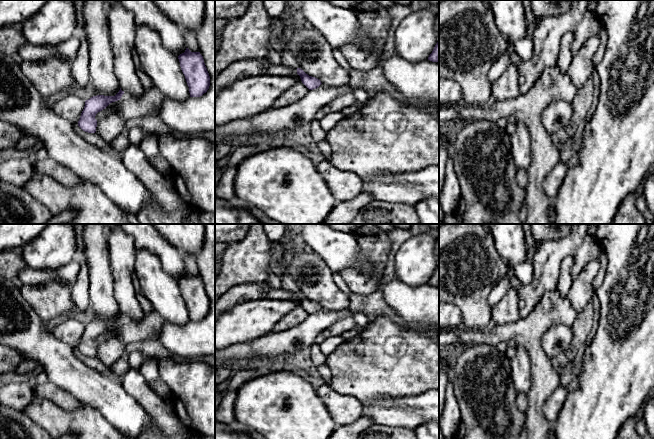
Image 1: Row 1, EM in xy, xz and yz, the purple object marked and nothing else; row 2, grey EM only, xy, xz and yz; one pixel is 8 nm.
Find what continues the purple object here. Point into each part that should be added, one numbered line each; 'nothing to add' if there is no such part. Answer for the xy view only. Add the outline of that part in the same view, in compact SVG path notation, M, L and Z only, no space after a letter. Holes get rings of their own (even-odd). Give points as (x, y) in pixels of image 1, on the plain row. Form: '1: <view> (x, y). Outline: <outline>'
nothing to add

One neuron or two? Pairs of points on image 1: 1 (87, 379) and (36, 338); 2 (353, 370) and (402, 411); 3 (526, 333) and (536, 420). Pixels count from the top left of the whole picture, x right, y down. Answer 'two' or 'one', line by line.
1: one
2: two
3: one

